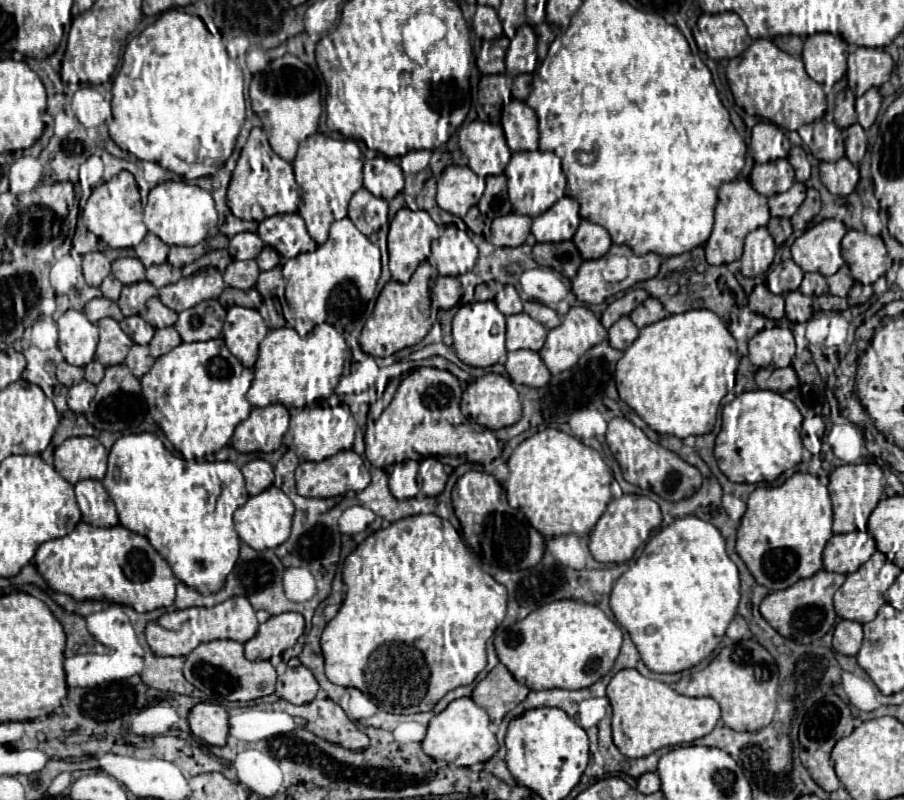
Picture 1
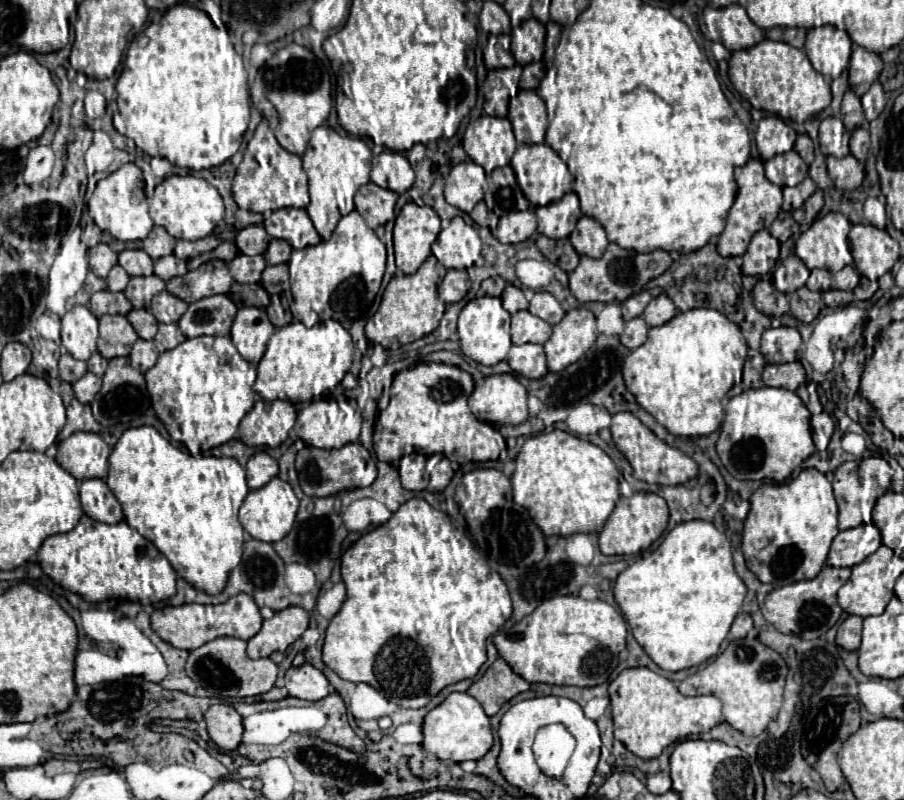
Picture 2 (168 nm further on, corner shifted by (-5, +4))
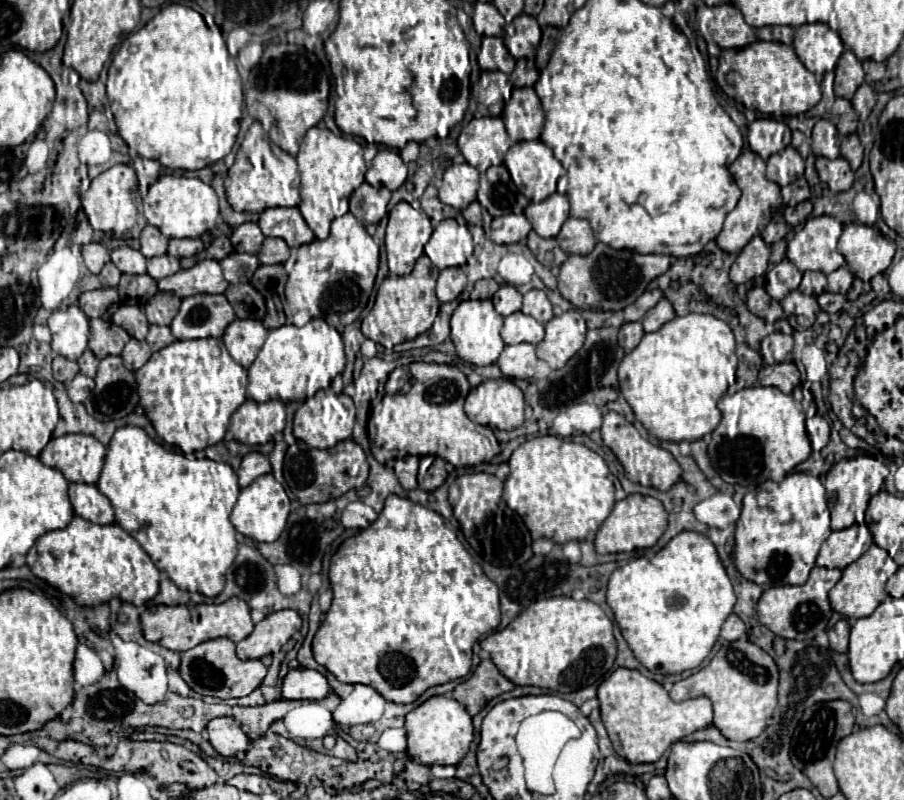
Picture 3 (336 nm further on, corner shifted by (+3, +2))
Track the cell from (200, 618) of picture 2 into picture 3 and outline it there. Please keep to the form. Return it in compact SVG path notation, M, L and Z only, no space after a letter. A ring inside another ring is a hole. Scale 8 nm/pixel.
M230 598L218 606L216 604L198 604L196 610L188 610L186 606L154 604L140 614L140 624L142 624L142 634L148 642L156 642L174 652L186 652L186 650L198 646L200 642L220 638L220 636L230 638L232 642L240 642L254 628L254 622L250 618L250 608L240 598Z

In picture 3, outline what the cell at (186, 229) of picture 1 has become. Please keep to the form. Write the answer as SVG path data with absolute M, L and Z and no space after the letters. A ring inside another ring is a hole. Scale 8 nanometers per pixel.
M160 176L144 198L144 218L166 238L198 238L218 222L218 196L200 178Z

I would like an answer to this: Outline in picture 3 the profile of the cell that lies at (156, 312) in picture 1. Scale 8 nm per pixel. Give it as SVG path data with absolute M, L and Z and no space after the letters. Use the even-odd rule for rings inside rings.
M158 292L154 298L148 300L148 304L144 306L144 312L150 324L170 326L170 322L178 314L178 308L180 308L180 298L168 292Z

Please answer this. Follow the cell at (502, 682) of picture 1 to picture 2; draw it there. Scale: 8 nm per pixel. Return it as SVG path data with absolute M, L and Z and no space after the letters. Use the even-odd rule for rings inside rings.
M498 658L486 674L468 688L468 694L482 704L488 716L494 716L506 702L510 702L510 698L526 692L528 688L530 684L522 676L514 674L502 658Z

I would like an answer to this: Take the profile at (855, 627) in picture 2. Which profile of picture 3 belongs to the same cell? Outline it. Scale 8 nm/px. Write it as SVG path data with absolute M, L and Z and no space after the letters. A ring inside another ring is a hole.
M838 620L830 630L830 648L836 652L848 652L848 634L850 634L850 624L848 620Z

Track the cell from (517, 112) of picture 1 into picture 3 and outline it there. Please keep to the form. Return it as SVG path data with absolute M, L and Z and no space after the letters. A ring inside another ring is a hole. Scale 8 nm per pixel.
M514 88L502 120L512 142L538 140L544 126L544 110L534 88Z

